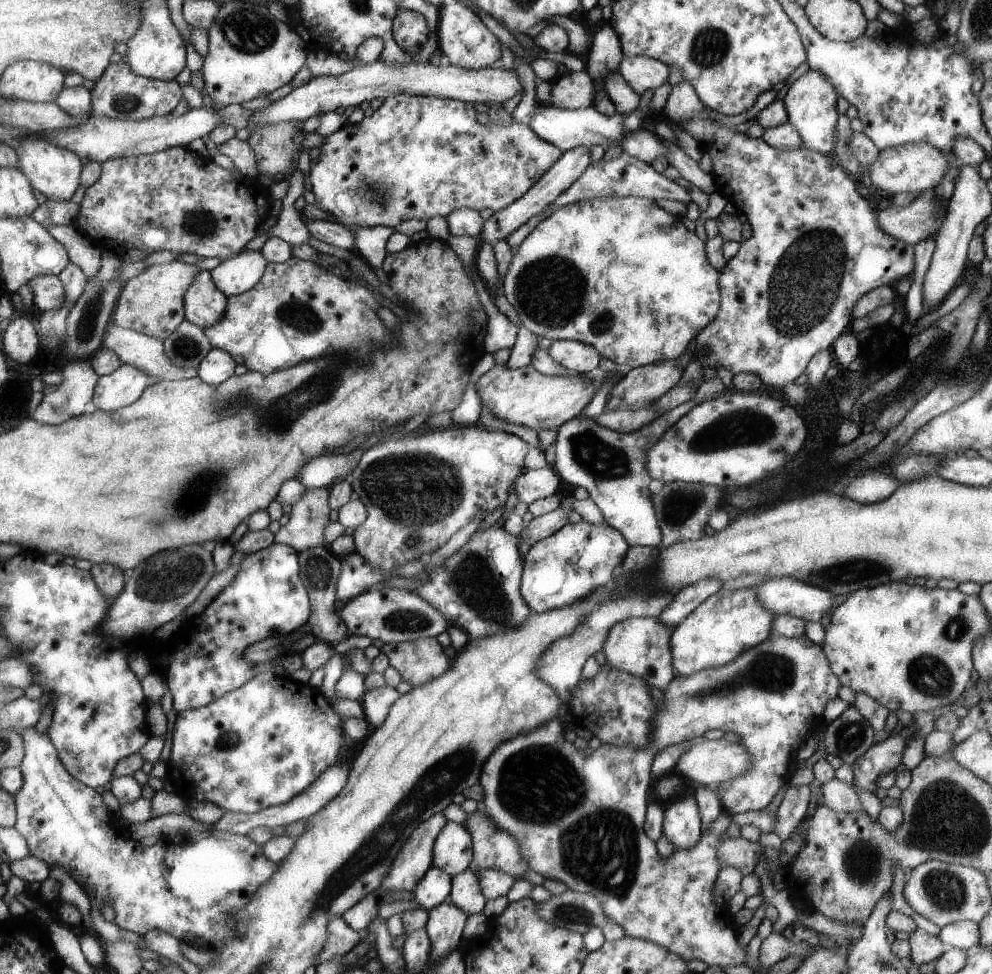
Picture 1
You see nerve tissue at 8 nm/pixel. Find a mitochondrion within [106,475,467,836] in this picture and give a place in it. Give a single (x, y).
(166, 577)

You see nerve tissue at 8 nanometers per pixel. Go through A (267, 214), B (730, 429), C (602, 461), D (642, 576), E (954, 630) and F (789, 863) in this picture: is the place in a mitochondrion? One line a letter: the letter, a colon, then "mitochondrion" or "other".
A: other
B: mitochondrion
C: mitochondrion
D: mitochondrion
E: mitochondrion
F: other

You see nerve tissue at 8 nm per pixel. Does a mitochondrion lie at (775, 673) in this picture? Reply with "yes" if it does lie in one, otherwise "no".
yes

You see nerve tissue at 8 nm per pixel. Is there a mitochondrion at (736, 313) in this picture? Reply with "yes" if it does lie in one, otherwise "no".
no

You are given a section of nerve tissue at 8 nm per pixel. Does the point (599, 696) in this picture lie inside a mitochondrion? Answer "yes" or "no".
no

